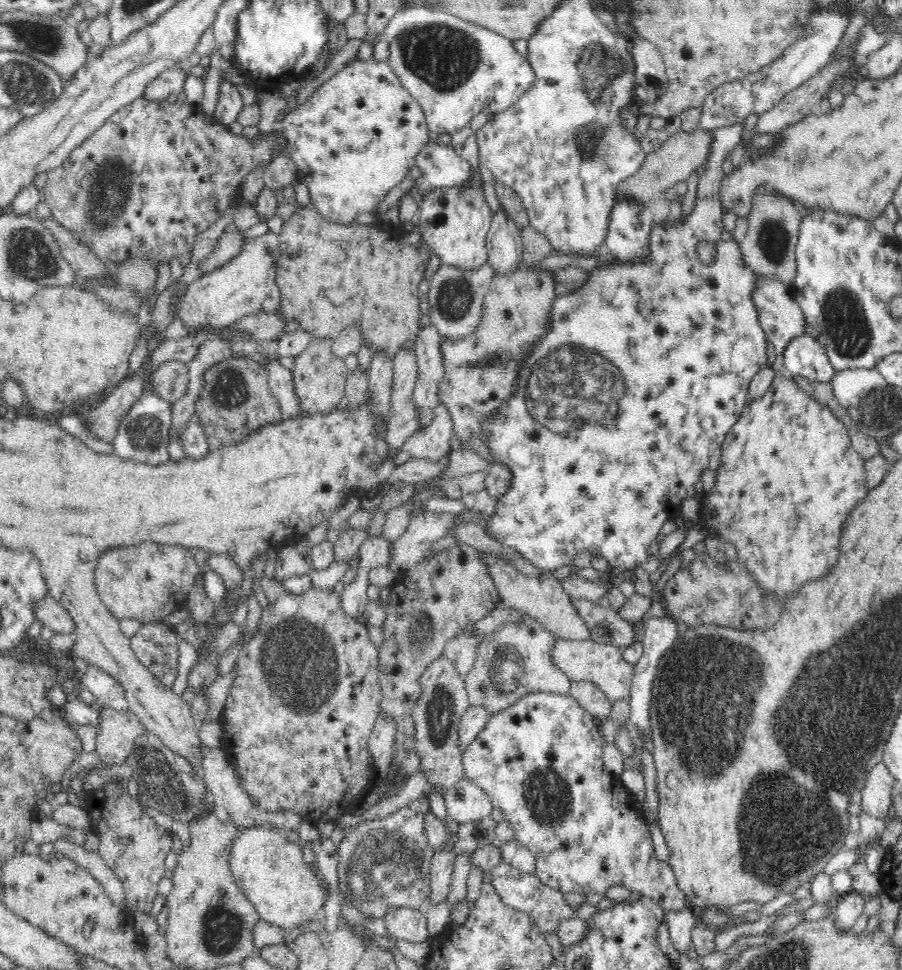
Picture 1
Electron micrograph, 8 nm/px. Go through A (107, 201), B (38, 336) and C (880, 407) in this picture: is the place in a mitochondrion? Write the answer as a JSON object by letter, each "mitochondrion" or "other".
{"A":"mitochondrion","B":"other","C":"mitochondrion"}

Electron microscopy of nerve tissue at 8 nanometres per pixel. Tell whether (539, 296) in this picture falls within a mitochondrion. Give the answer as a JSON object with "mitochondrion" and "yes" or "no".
{"mitochondrion":"no"}

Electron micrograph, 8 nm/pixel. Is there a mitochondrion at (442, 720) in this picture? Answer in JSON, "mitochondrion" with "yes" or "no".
{"mitochondrion":"yes"}

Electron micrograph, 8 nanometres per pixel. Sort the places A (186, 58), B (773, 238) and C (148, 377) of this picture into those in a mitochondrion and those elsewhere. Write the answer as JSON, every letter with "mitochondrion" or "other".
{"A":"other","B":"mitochondrion","C":"other"}

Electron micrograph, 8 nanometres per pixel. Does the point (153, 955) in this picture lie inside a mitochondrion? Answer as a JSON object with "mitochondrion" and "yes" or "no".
{"mitochondrion":"no"}

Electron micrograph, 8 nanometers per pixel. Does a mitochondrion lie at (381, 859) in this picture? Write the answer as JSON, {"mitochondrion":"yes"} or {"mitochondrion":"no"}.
{"mitochondrion":"yes"}

